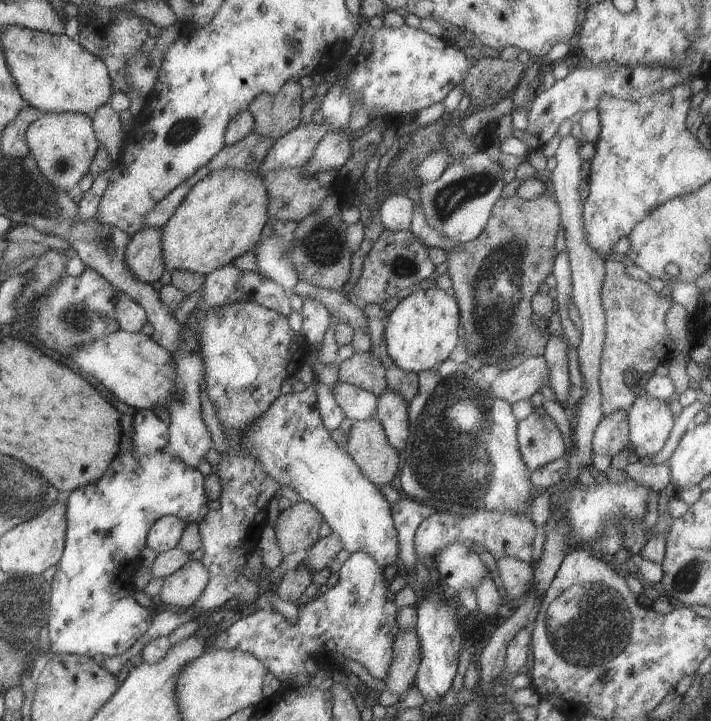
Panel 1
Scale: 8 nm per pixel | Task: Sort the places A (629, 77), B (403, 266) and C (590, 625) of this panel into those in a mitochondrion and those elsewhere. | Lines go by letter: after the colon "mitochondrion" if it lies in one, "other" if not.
A: other
B: mitochondrion
C: mitochondrion

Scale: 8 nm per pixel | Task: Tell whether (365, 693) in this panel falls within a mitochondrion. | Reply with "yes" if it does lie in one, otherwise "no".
no

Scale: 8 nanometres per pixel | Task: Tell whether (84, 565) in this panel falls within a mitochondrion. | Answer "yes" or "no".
no

